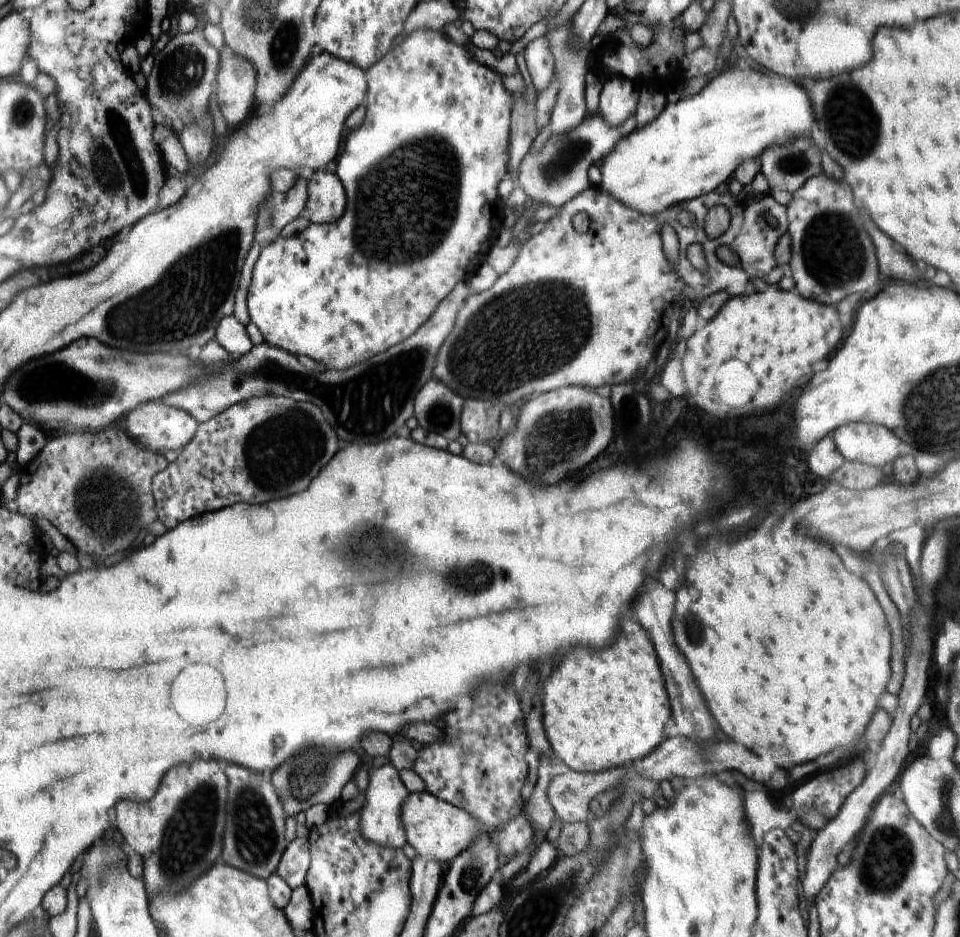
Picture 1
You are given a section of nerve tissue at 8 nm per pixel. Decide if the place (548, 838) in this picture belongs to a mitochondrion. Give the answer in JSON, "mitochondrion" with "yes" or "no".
{"mitochondrion":"no"}

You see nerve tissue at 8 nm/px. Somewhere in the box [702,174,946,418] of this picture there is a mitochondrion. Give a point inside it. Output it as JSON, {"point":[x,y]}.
{"point":[833,250]}

